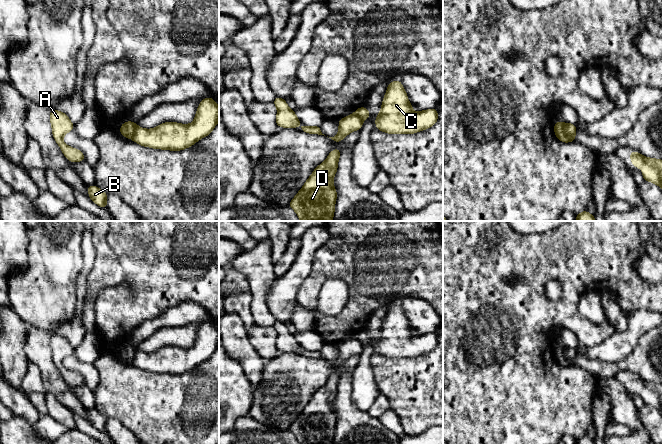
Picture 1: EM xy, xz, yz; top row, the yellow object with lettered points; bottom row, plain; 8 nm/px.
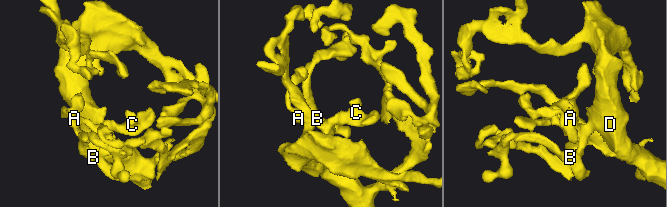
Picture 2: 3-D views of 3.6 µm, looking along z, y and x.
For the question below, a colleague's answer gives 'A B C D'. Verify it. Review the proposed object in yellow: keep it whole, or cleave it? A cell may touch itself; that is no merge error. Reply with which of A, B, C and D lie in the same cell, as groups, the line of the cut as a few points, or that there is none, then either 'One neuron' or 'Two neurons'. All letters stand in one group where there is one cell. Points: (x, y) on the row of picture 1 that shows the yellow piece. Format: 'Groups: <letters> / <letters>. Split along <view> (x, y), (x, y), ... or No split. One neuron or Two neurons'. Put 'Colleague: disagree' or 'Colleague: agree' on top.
Colleague: disagree
Groups: A B D / C. Split along yz (562, 123), (563, 130), (572, 138). Two neurons

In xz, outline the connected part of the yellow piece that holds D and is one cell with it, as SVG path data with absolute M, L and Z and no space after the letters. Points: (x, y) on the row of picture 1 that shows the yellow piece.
M337 148L332 150L289 203L301 221L333 221L337 199L333 178L340 152Z

